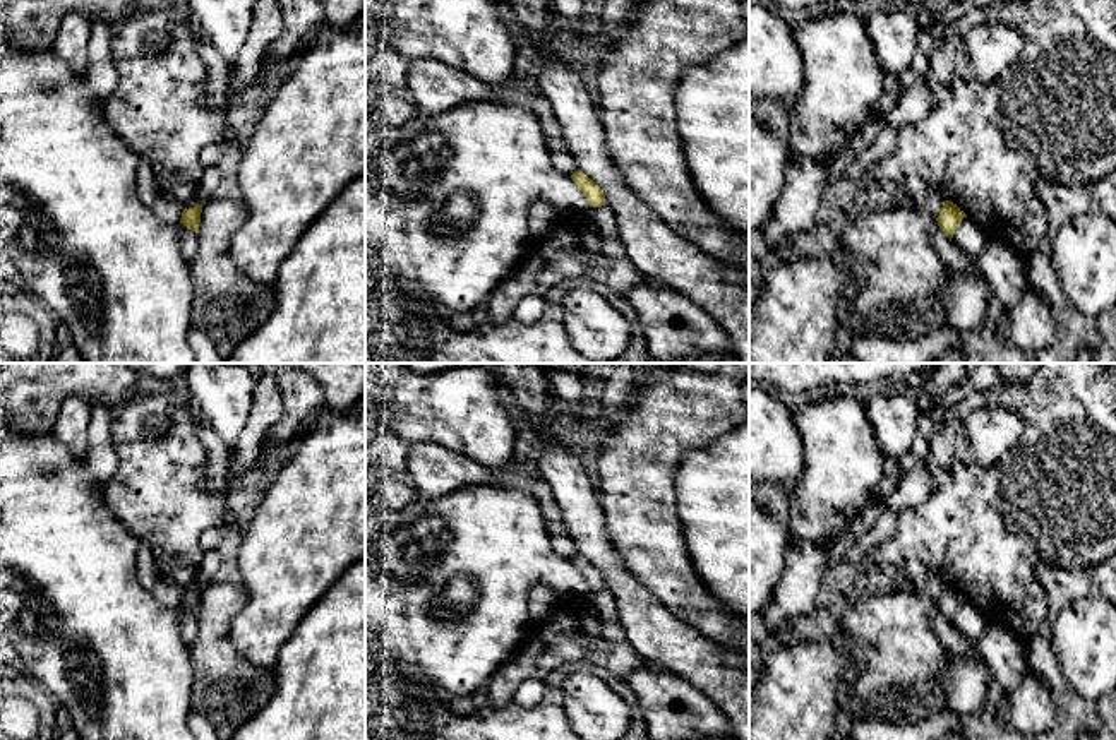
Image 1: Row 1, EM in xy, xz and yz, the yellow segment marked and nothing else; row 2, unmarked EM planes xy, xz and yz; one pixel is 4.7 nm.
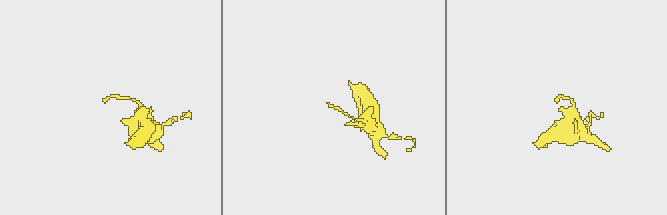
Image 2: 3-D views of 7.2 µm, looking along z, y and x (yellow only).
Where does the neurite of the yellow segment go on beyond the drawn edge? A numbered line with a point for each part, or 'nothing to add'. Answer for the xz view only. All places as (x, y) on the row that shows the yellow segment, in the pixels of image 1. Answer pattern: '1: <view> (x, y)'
nothing to add

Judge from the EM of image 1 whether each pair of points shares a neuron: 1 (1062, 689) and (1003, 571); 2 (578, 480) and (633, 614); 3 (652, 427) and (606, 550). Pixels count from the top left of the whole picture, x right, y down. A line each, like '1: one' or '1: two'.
1: two
2: one
3: two

